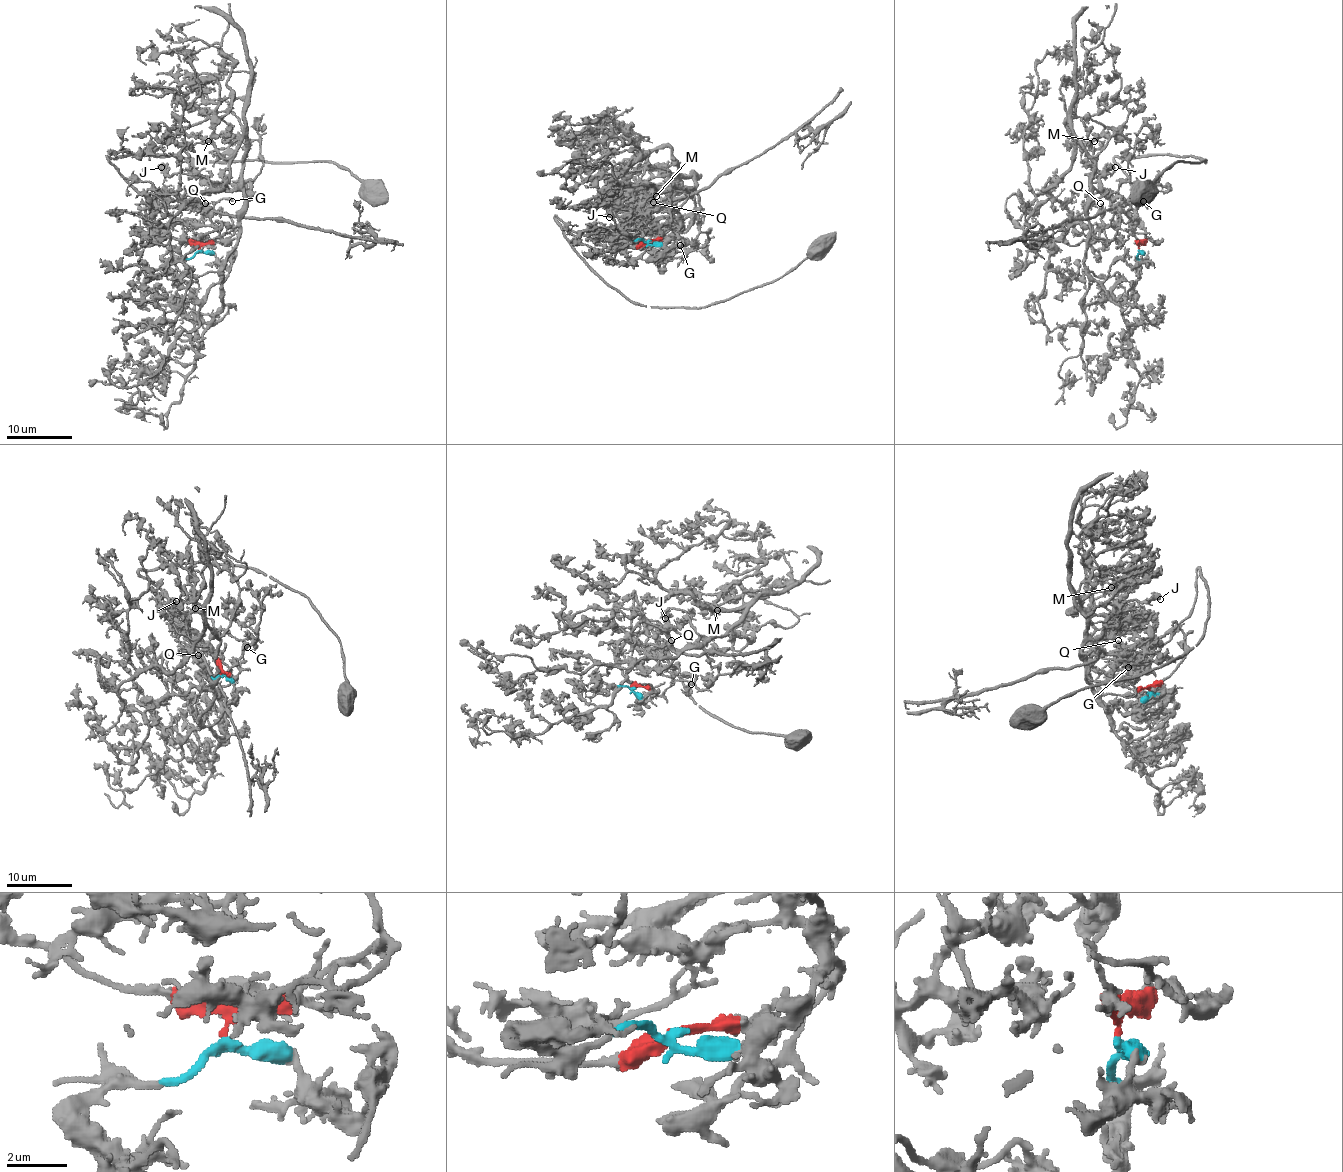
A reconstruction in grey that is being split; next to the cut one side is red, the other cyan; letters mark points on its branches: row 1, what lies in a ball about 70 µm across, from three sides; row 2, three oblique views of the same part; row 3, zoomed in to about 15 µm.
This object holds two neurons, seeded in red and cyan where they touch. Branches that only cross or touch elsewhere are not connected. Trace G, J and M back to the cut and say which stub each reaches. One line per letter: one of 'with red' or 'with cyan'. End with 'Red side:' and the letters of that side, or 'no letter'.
G: with red
J: with cyan
M: with cyan
Red side: G

